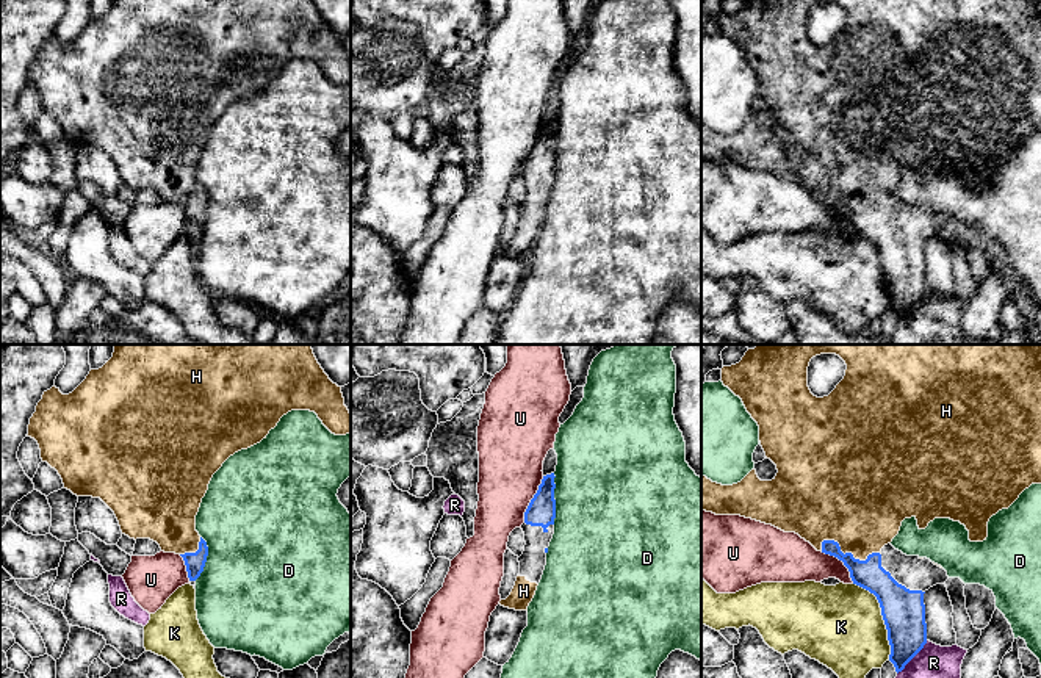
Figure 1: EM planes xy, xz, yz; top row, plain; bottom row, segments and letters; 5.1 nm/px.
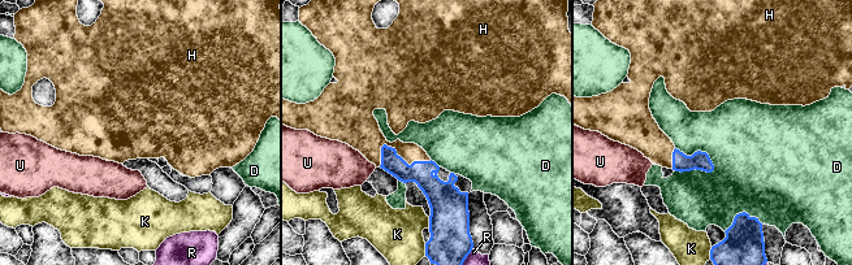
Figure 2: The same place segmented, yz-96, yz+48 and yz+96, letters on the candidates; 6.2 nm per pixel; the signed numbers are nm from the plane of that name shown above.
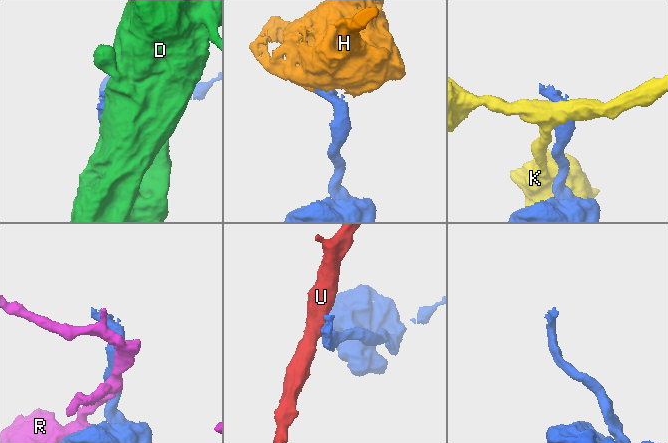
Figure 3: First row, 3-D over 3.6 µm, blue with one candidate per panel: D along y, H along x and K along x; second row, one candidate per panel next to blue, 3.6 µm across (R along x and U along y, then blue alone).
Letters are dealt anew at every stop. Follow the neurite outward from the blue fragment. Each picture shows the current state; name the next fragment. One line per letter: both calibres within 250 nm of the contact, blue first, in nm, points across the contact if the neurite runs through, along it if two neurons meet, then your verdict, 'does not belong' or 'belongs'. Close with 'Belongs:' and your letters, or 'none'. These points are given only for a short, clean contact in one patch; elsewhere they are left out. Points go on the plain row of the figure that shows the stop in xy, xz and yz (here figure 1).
D: 140 nm thick on the blue side, 480 nm on the other; does not belong
H: 150 nm thick on the blue side, 440 nm on the other; runs through yz (869, 223), (849, 202), (855, 196), (861, 155); belongs
K: 220 nm thick on the blue side, 420 nm on the other; does not belong
R: 220 nm thick on the blue side, 320 nm on the other; does not belong
U: 140 nm thick on the blue side, 340 nm on the other; border along xz (543, 126), (525, 162), (523, 171); does not belong
Belongs: H

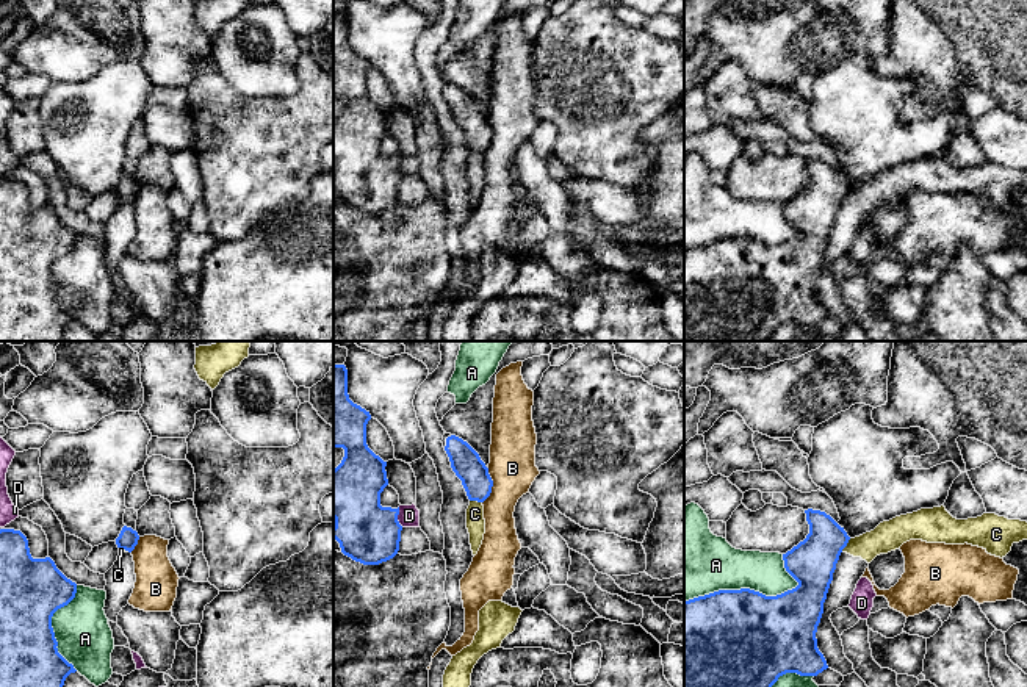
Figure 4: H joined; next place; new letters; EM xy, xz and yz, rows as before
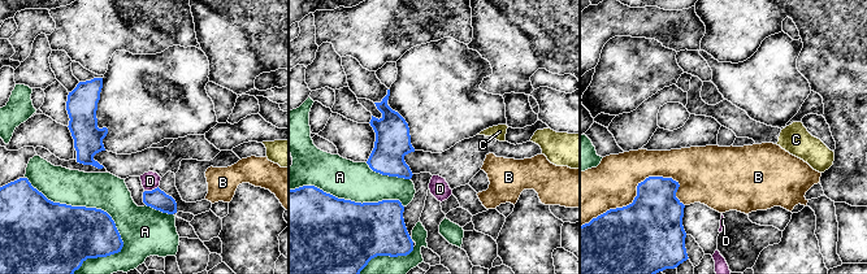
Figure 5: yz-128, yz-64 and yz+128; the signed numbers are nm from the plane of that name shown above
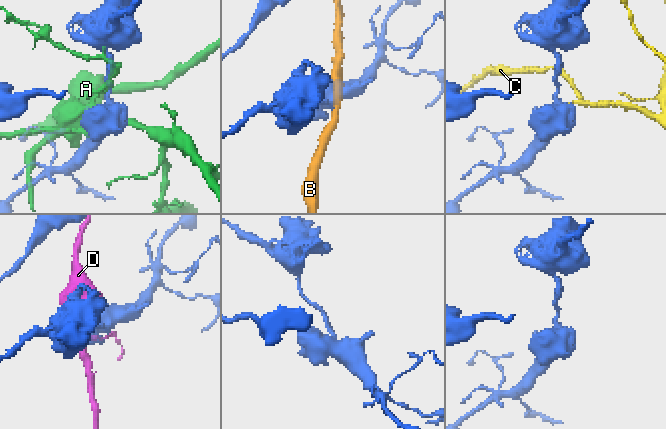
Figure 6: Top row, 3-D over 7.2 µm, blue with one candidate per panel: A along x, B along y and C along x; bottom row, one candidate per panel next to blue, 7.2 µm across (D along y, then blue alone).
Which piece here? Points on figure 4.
A: 500 nm thick on the blue side, 320 nm on the other; does not belong
B: 160 nm thick on the blue side, 240 nm on the other; does not belong
C: 240 nm thick on the blue side, 160 nm on the other; border along yz (850, 188), (841, 201); does not belong
D: 300 nm thick on the blue side, 110 nm on the other; does not belong
Belongs: none

